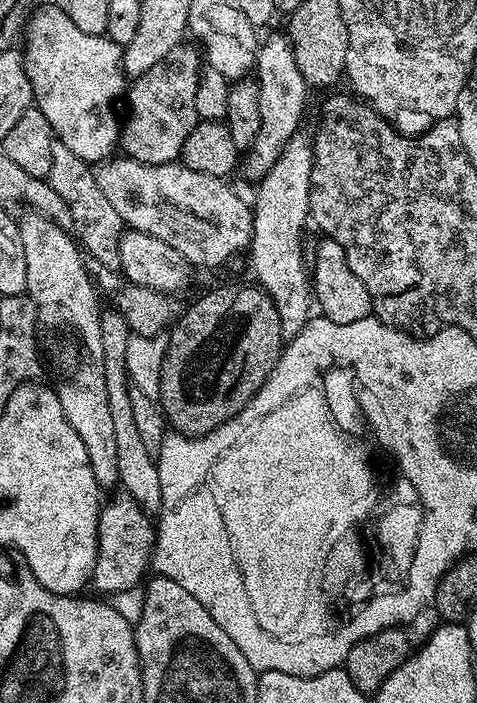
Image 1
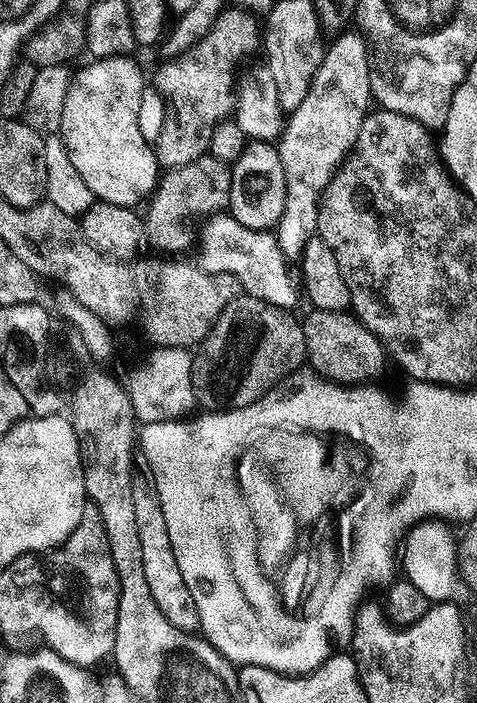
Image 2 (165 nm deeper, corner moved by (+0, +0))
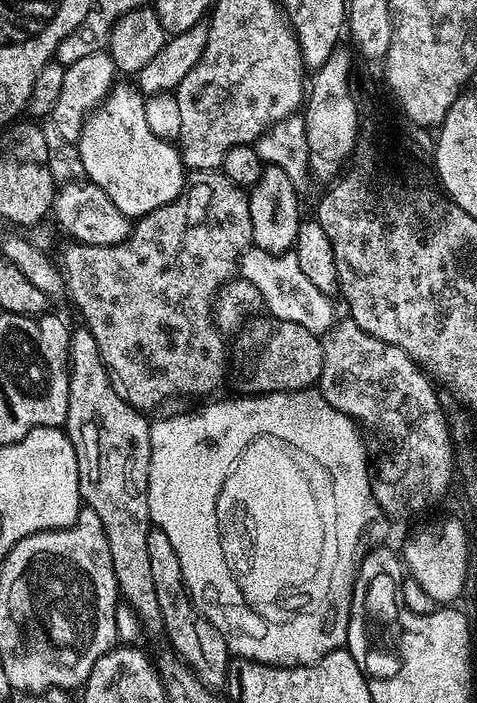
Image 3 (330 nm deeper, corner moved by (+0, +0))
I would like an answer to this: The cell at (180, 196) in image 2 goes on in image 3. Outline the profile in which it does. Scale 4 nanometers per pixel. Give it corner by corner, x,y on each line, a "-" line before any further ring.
200,170
196,176
187,181
186,187
180,193
180,197
171,200
166,206
158,210
148,212
139,217
131,225
129,234
124,240
117,244
98,246
97,244
81,244
79,242
68,242
64,248
64,257
58,260
58,269
63,277
63,287
66,289
66,296
76,303
80,311
83,327
94,334
94,342
98,346
100,360
108,369
108,376
112,380
114,390
132,408
149,410
164,404
167,400
176,400
179,396
208,396
220,388
224,375
230,372
230,348
226,343
219,327
214,323
214,301
216,293
237,275
240,257
249,250
252,244
252,223
250,222
250,210
248,209
248,198
245,189
238,188
224,177
220,170

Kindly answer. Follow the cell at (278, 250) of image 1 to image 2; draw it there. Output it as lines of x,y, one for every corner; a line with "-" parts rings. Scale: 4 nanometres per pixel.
345,30
333,39
336,40
333,44
331,41
327,45
324,61
320,63
319,70
314,74
306,98
302,98
302,106
298,106
287,117
283,131
278,137
278,151
284,171
284,209
274,225
274,233
277,244
288,262
299,261
306,242
310,237
317,235
320,195
340,163
344,161
344,157
352,149
352,143
358,138
358,130
370,108
372,100
370,49
363,35
353,32

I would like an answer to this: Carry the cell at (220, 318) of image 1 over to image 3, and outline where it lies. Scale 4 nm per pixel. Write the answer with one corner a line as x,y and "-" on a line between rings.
261,314
253,316
243,330
235,333
234,340
236,345
233,343
230,348
230,364
234,372
240,375
241,382
248,387
246,389
249,393
303,392
319,381
324,361
324,345
319,335
311,333
304,326
269,314

